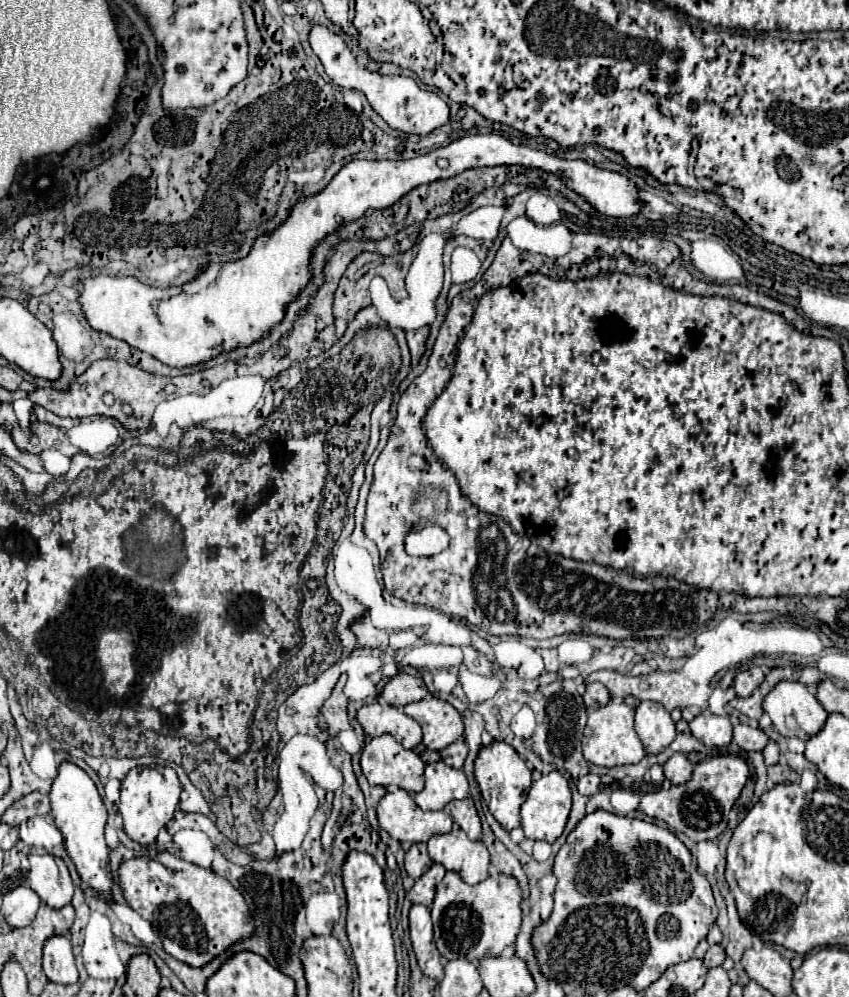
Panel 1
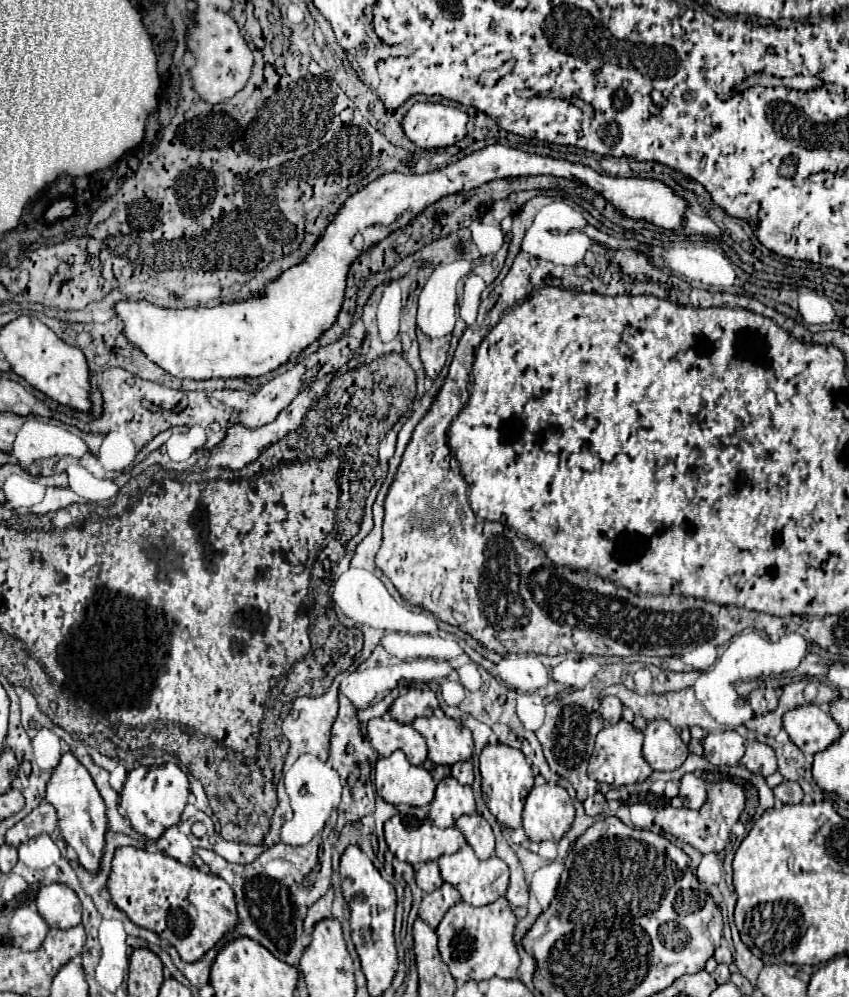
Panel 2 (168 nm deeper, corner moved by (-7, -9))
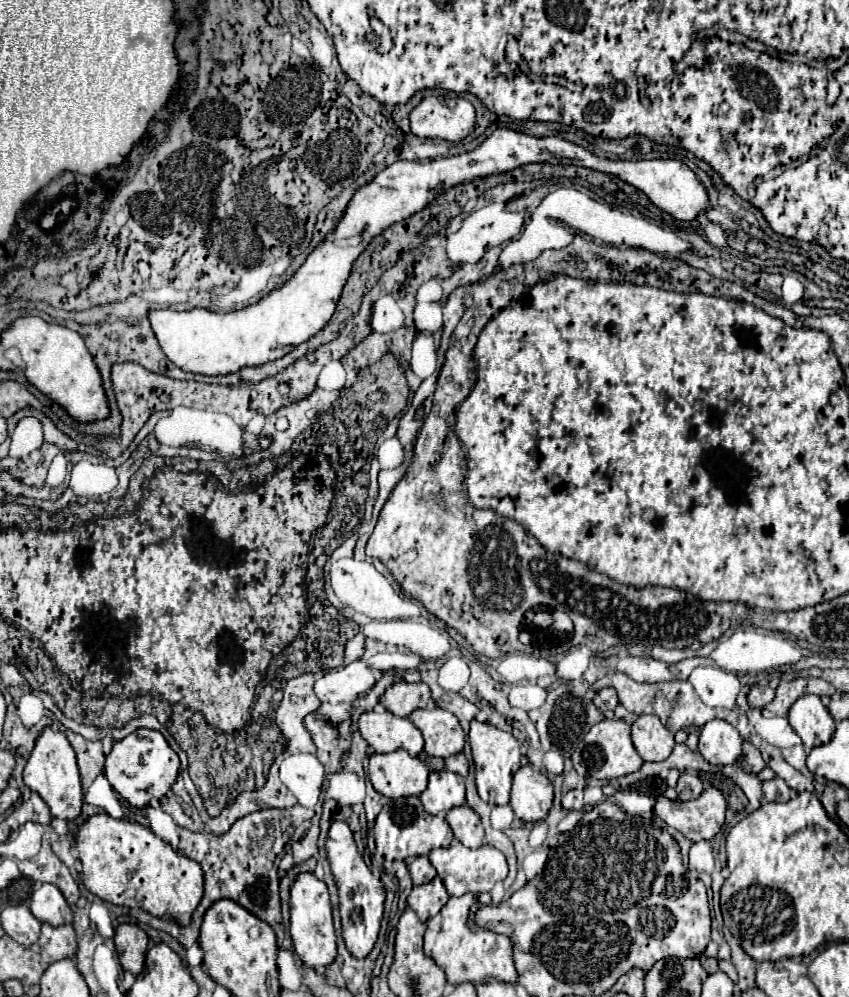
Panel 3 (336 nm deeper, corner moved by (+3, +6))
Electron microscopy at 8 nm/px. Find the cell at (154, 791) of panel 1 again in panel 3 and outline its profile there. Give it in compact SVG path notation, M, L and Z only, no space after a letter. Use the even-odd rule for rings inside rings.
M146 730L146 736L134 732L120 742L114 742L112 752L106 756L104 776L112 784L112 788L132 806L146 808L152 800L160 800L172 788L178 778L180 760L178 754L168 746L164 736L154 730Z

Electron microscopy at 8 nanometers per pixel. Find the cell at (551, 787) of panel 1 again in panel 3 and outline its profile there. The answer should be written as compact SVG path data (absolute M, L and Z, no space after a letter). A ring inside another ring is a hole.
M530 764L514 774L510 806L522 822L542 822L552 810L554 786Z

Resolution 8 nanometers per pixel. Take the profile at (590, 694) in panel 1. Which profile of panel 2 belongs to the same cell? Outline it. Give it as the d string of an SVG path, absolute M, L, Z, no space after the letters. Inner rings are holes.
M604 697L600 703L600 717L604 719L604 723L618 723L622 719L622 701L618 697Z

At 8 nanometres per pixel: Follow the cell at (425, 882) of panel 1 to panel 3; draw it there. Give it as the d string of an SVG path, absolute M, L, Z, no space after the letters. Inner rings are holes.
M436 876L428 884L420 884L420 886L412 888L412 892L408 896L408 906L418 914L418 918L422 922L426 922L428 918L432 918L440 912L440 908L448 902L448 898L450 896L448 896L442 880Z

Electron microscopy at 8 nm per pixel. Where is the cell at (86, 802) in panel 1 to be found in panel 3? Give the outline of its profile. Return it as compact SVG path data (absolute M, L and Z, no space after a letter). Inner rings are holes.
M44 728L44 732L36 740L36 746L26 762L24 784L32 792L40 794L40 798L48 804L54 818L76 820L82 814L84 792L82 792L82 784L80 784L80 772L76 768L76 754L72 752L68 738L60 730L54 732L52 728Z

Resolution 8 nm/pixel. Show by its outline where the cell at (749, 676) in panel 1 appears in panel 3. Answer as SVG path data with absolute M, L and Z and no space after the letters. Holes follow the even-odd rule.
M756 684L748 692L748 704L752 708L764 708L768 702L772 702L772 698L774 698L774 690L770 686Z

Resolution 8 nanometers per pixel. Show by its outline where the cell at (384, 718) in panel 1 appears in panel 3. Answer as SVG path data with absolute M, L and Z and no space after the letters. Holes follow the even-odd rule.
M376 704L374 710L360 716L358 730L376 752L402 748L410 756L418 756L424 746L420 730L408 718L398 718L388 712L382 704Z

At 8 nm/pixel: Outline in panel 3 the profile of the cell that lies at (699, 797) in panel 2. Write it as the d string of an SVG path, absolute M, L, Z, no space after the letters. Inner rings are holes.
M690 770L682 772L678 778L678 784L676 784L676 792L678 792L678 800L682 800L682 802L694 800L702 792L702 780Z

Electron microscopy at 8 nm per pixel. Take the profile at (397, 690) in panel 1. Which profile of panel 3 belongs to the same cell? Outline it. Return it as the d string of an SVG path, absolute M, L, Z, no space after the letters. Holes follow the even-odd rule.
M402 680L402 682L392 684L384 692L380 702L394 716L408 716L416 708L426 708L428 698L430 698L430 688L424 682L410 684L410 682Z

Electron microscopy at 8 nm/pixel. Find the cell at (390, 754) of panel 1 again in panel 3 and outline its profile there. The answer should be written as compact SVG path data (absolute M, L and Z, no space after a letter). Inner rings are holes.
M394 750L386 754L374 752L368 764L368 778L376 792L388 798L418 796L426 790L428 768L404 750Z

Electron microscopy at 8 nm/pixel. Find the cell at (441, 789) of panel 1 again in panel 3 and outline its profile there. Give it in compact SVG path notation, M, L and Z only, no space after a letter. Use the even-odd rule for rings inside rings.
M448 770L430 772L428 788L420 794L420 800L428 814L440 814L454 806L462 806L466 802L464 778Z

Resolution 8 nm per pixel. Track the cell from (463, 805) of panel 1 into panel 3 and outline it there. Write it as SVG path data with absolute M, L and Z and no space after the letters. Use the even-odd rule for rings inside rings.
M468 804L452 808L446 820L454 832L454 838L460 840L464 846L480 848L484 844L484 828L480 816Z

